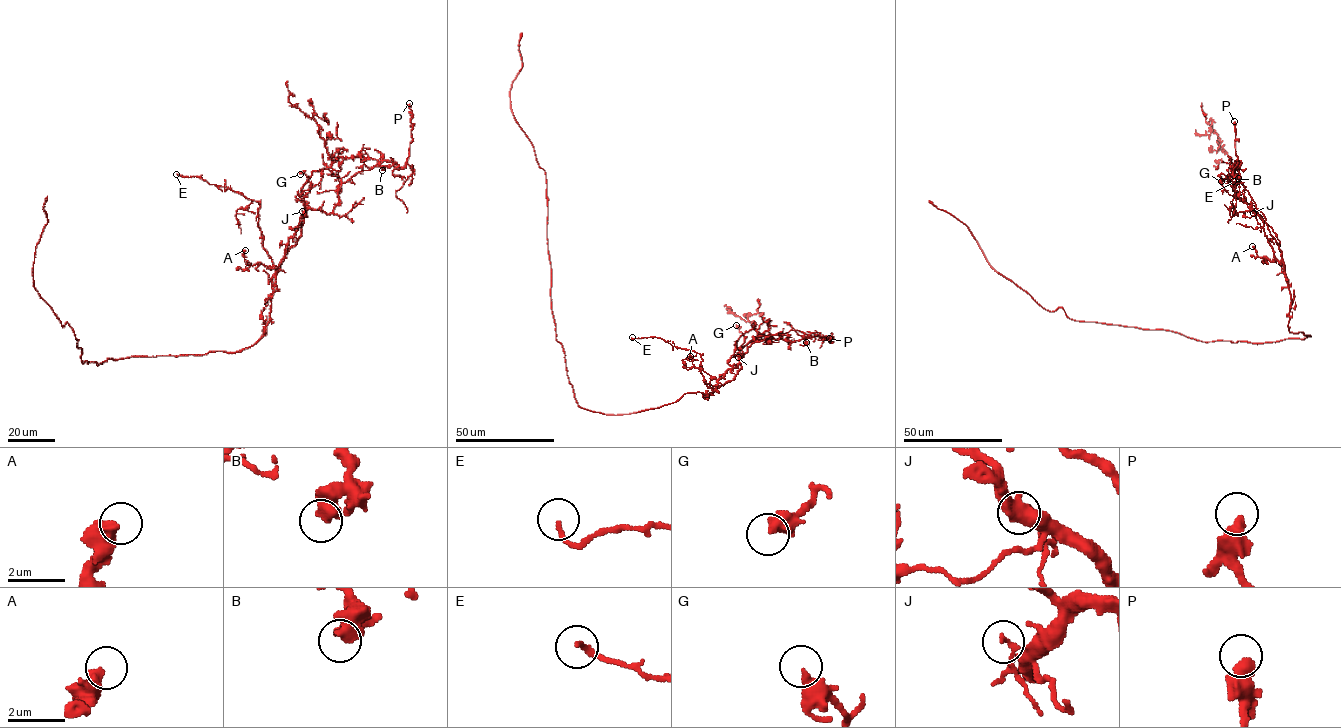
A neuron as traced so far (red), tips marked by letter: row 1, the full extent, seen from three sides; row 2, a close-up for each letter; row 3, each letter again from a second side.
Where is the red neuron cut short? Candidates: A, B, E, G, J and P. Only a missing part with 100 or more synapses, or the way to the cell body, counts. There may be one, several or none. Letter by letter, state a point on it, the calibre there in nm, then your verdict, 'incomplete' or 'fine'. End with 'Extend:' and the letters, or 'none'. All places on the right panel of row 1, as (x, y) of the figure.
A: place (1252, 246); calibre 440 nm; fine
B: place (1238, 178); calibre 600 nm; fine
E: place (1233, 181); calibre 160 nm; fine
G: place (1221, 181); calibre 360 nm; fine
J: place (1253, 213); calibre 110 nm; fine
P: place (1234, 121); calibre 500 nm; fine
Extend: none

